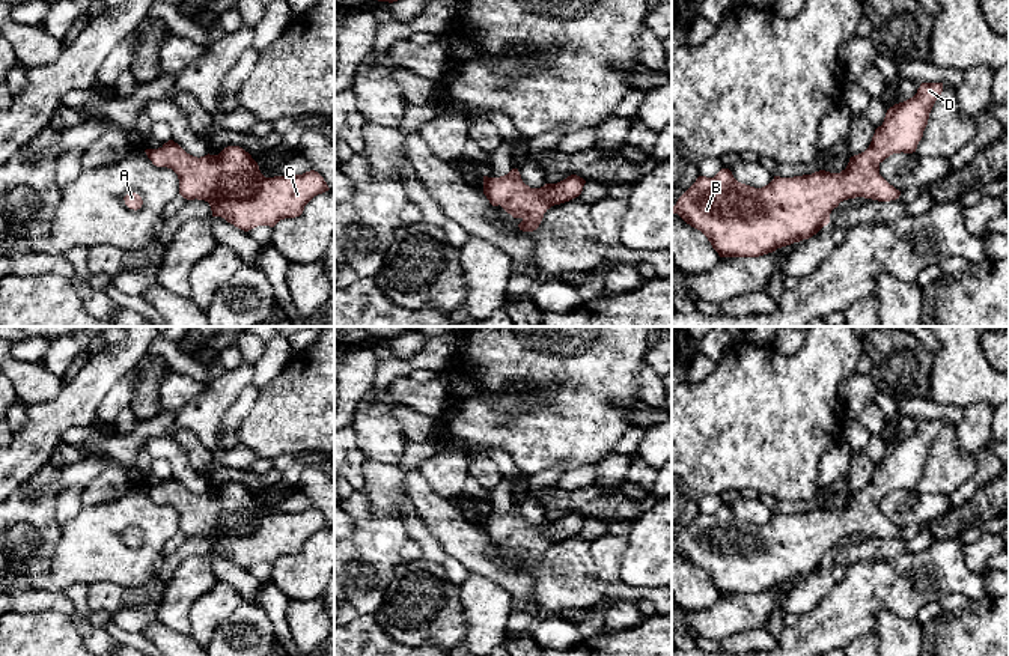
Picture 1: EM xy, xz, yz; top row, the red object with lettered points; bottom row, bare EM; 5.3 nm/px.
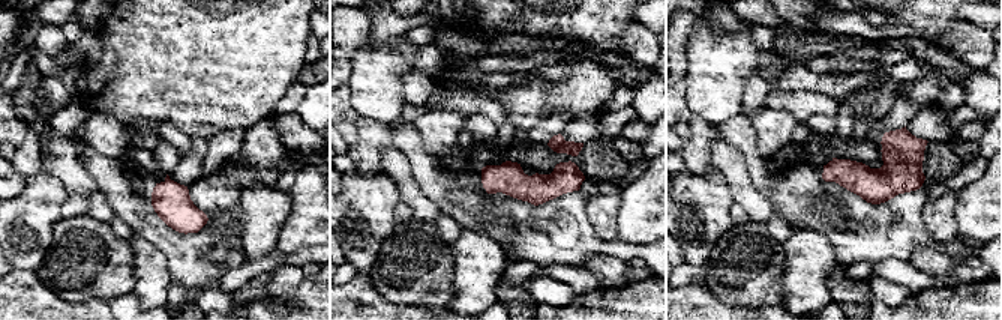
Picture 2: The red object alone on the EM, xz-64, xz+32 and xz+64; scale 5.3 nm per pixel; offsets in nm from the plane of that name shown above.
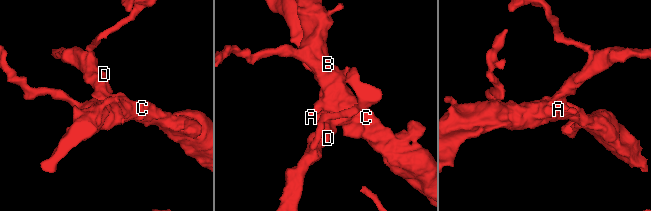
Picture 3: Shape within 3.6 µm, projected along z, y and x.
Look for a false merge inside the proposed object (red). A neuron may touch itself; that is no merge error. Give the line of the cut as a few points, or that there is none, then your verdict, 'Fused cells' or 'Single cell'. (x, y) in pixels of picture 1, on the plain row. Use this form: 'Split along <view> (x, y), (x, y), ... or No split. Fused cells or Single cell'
No split. Single cell

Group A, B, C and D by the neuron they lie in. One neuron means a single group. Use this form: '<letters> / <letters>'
A B C D

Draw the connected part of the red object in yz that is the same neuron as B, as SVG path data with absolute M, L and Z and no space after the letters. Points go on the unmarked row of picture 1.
M922 420L917 430L890 444L875 466L869 484L849 495L845 507L780 515L754 525L738 519L729 506L714 515L699 513L672 545L687 561L700 567L720 594L759 594L777 585L809 576L830 560L830 551L840 539L855 534L878 539L896 537L901 528L879 512L879 501L893 490L913 490L923 474L929 450L943 429L943 420Z

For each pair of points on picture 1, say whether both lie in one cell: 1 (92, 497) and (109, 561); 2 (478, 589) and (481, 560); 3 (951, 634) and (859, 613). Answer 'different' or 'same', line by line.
1: different
2: different
3: different

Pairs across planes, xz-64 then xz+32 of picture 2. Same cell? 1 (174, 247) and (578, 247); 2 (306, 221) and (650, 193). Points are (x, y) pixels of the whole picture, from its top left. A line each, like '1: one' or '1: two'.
1: two
2: one

